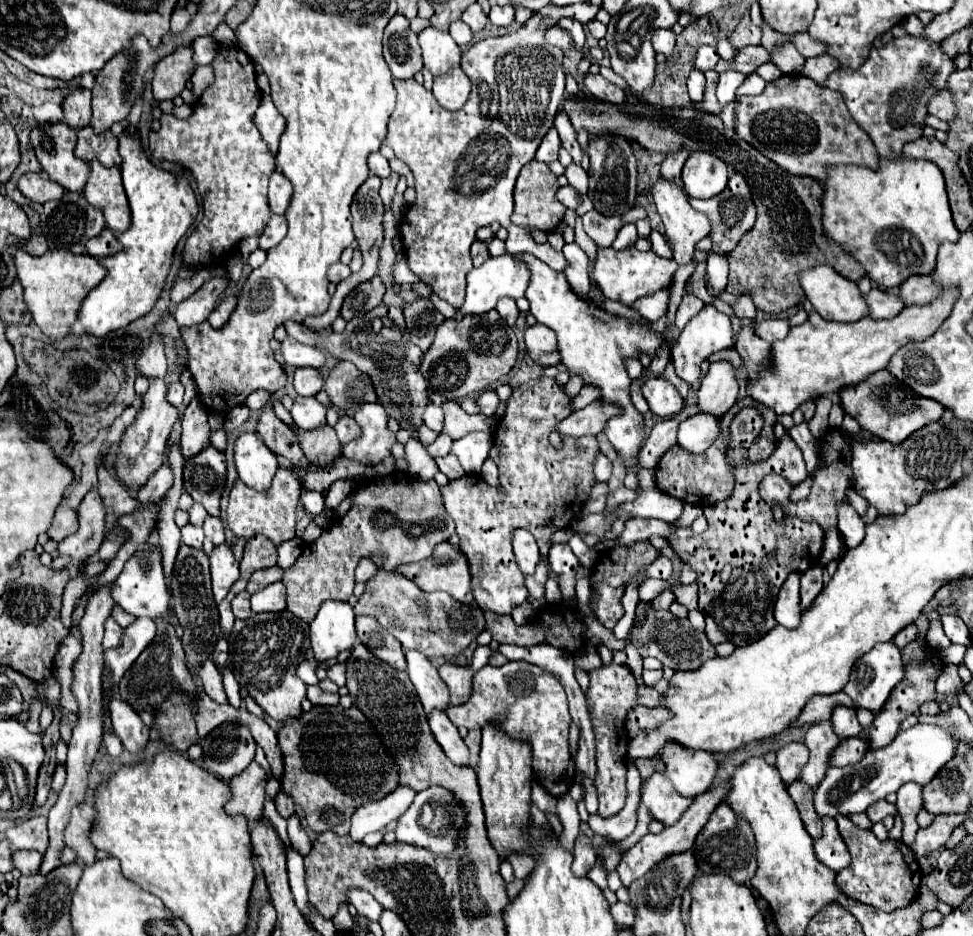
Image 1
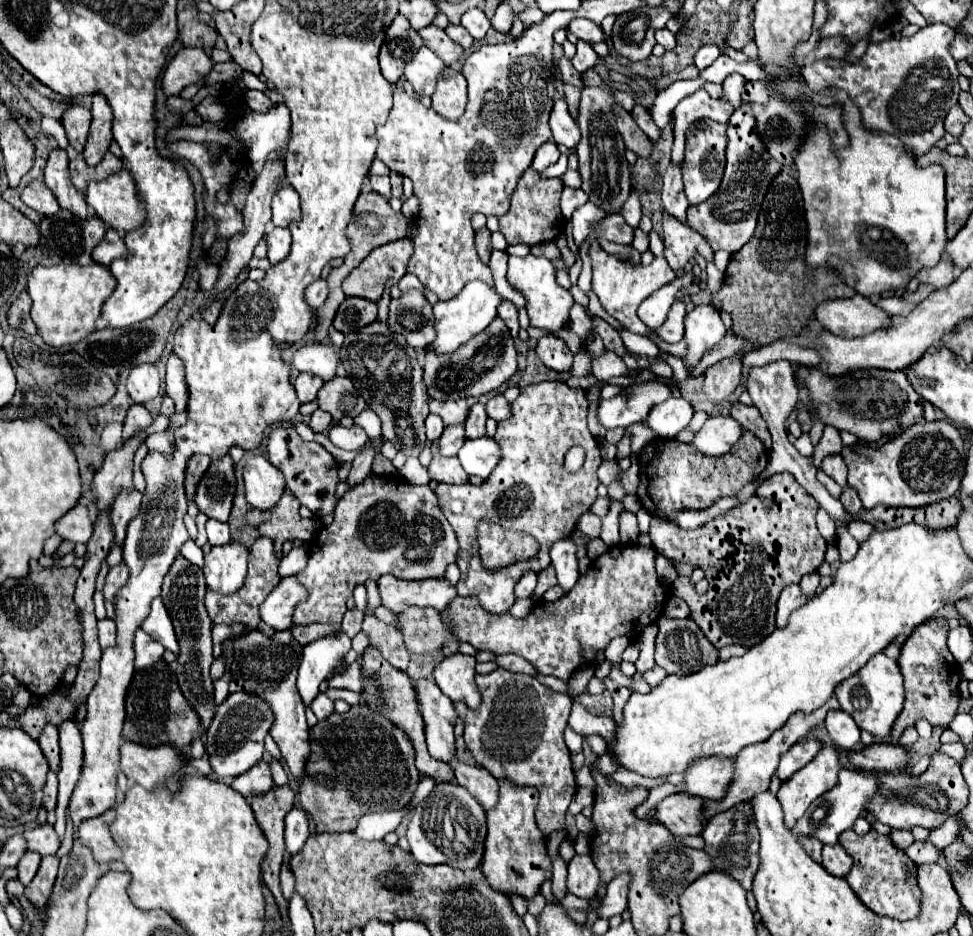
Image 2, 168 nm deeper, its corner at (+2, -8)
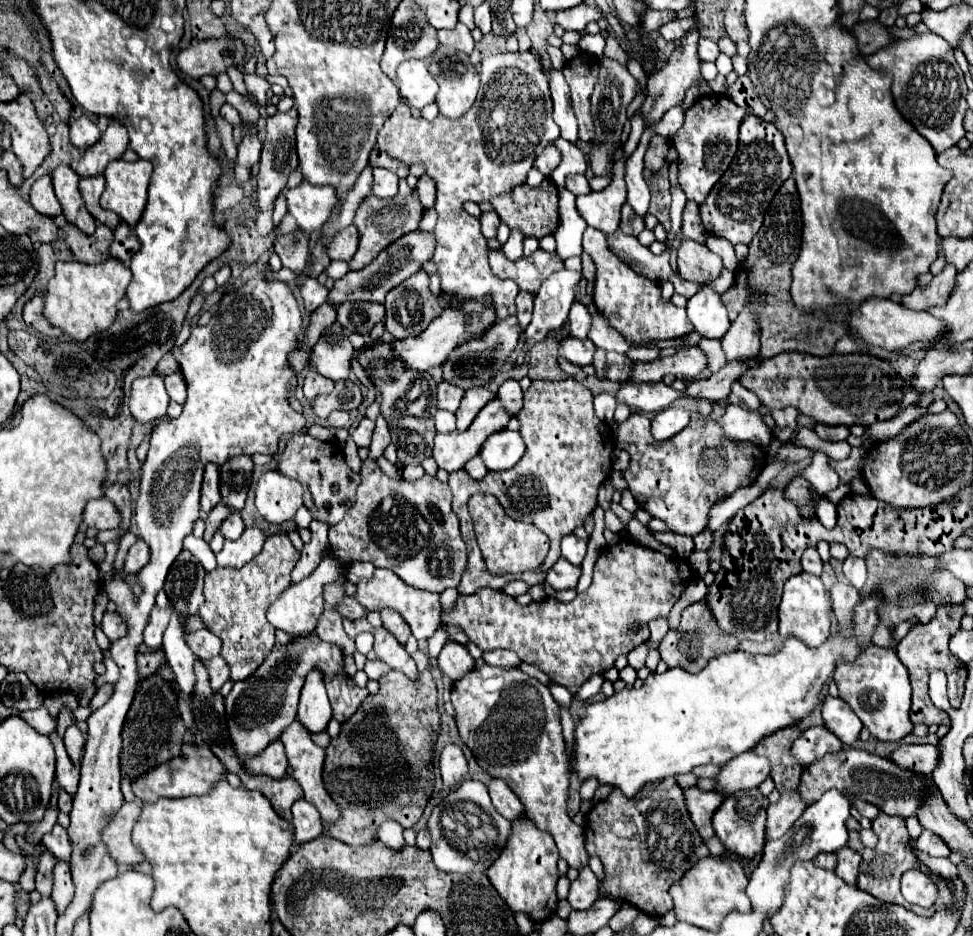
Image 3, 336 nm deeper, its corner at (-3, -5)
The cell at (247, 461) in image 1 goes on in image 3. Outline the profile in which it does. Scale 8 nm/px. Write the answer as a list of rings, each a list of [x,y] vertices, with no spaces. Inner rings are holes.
[[[279,470],[265,472],[257,482],[255,506],[271,524],[289,522],[303,506],[303,488],[297,480],[289,480]]]

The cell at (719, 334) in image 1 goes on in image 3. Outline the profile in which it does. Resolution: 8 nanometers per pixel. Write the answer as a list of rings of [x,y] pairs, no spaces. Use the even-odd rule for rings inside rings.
[[[701,286],[701,290],[689,298],[687,316],[703,338],[721,338],[731,324],[721,294],[709,286]]]

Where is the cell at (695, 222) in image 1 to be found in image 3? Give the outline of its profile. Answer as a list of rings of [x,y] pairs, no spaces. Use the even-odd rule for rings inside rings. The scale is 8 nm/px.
[[[683,240],[677,252],[677,270],[685,280],[703,286],[721,276],[723,262],[705,244]]]

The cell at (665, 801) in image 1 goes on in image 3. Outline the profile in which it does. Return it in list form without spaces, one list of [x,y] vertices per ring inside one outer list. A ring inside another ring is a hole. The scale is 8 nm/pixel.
[[[693,786],[693,788],[685,790],[685,798],[687,798],[687,808],[691,814],[691,820],[695,822],[697,830],[701,832],[701,838],[709,840],[715,834],[711,820],[713,820],[715,810],[723,802],[723,796],[719,796],[717,792],[705,792],[705,790]]]

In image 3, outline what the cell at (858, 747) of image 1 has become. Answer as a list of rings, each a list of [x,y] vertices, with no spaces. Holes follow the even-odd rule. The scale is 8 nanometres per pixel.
[[[915,744],[915,746],[899,746],[893,754],[891,760],[895,764],[899,764],[901,768],[913,770],[913,772],[921,772],[925,776],[929,776],[933,772],[933,768],[939,764],[939,744],[931,746],[931,744]]]

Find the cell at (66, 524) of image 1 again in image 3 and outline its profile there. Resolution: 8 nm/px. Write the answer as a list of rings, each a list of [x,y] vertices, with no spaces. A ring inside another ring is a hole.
[[[97,498],[97,500],[91,500],[85,508],[85,514],[83,514],[83,522],[87,526],[95,526],[97,530],[111,530],[111,528],[117,528],[119,522],[121,522],[121,514],[117,510],[117,506],[109,500],[109,498]]]

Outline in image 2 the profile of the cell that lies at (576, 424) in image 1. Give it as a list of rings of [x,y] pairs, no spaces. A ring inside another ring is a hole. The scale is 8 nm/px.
[[[640,383],[626,389],[626,395],[618,395],[610,401],[600,401],[598,405],[598,423],[606,429],[622,427],[626,429],[632,423],[640,423],[648,415],[652,403],[668,399],[670,389],[662,383]]]

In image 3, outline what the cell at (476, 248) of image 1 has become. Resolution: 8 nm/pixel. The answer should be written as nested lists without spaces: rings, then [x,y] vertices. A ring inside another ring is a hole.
[[[491,210],[491,212],[483,212],[481,214],[481,230],[483,230],[485,238],[495,238],[499,224],[501,224],[501,220],[499,220],[497,212]]]

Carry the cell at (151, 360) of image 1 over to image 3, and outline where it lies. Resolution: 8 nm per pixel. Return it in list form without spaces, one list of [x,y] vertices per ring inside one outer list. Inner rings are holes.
[[[159,374],[137,378],[133,382],[129,408],[131,416],[137,422],[153,422],[157,418],[163,418],[167,412],[167,404],[169,396],[165,392],[165,384]]]

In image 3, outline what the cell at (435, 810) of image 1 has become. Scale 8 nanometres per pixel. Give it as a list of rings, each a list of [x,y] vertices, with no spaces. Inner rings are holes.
[[[465,780],[461,786],[445,796],[429,818],[431,830],[431,854],[435,866],[443,872],[485,872],[501,854],[511,834],[511,822],[505,820],[491,804],[487,786],[483,782]]]

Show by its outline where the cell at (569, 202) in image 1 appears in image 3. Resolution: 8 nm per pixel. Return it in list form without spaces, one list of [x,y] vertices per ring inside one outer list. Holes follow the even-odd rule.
[[[583,174],[567,176],[567,178],[565,178],[565,188],[567,188],[569,192],[573,192],[575,196],[577,196],[577,194],[587,194],[587,192],[591,192],[589,182],[587,182],[587,178],[585,178]]]

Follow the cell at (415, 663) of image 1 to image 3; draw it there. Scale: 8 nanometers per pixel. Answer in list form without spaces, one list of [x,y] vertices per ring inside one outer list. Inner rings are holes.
[[[453,744],[445,746],[445,750],[441,752],[439,770],[441,770],[441,778],[445,786],[449,788],[457,786],[463,780],[463,776],[467,774],[467,760],[459,746],[453,746]]]

